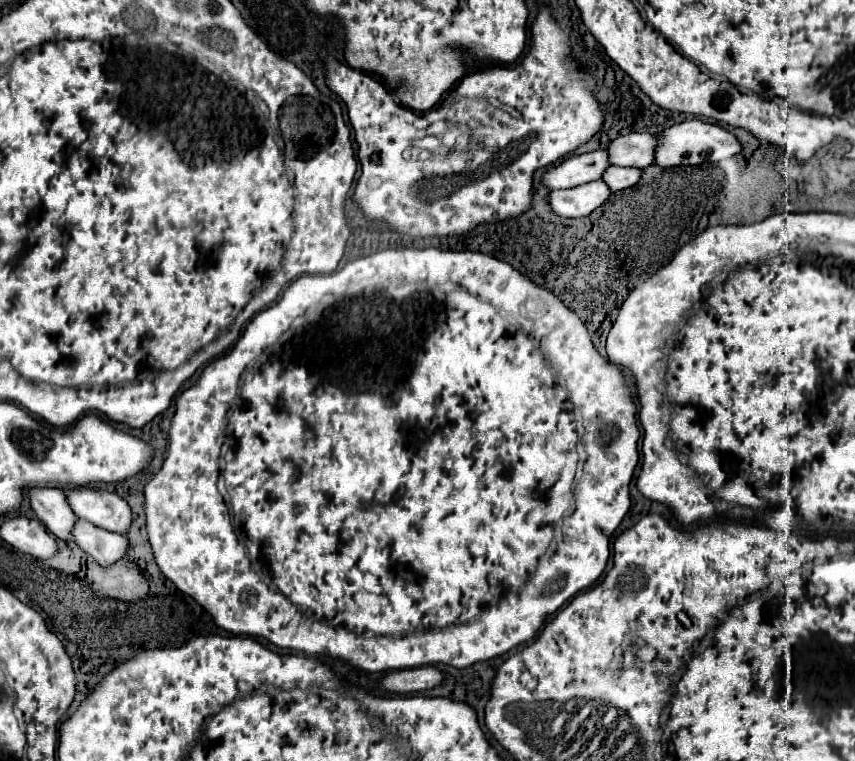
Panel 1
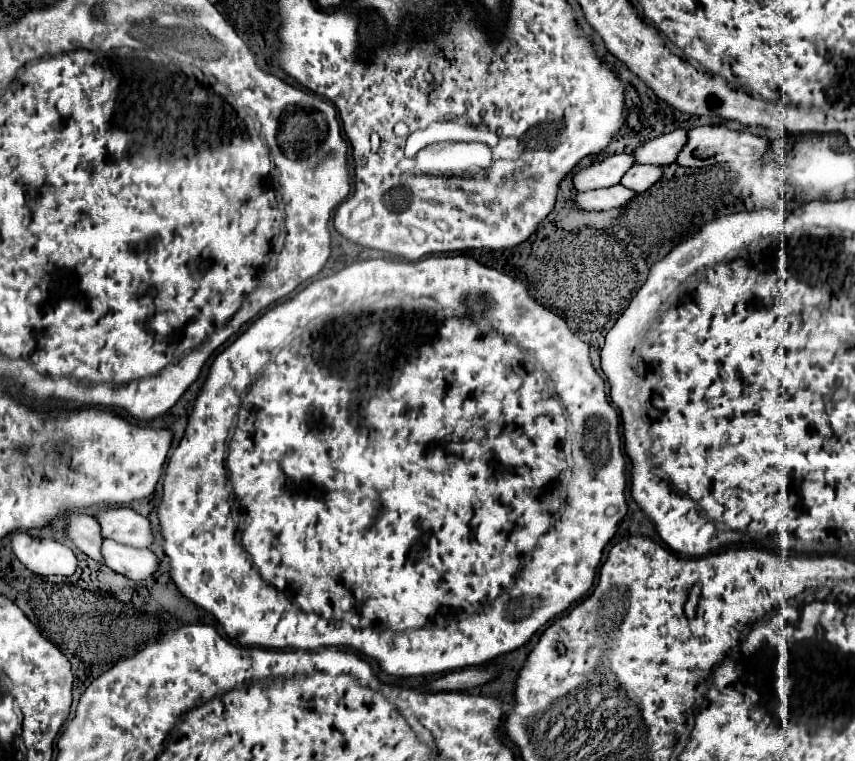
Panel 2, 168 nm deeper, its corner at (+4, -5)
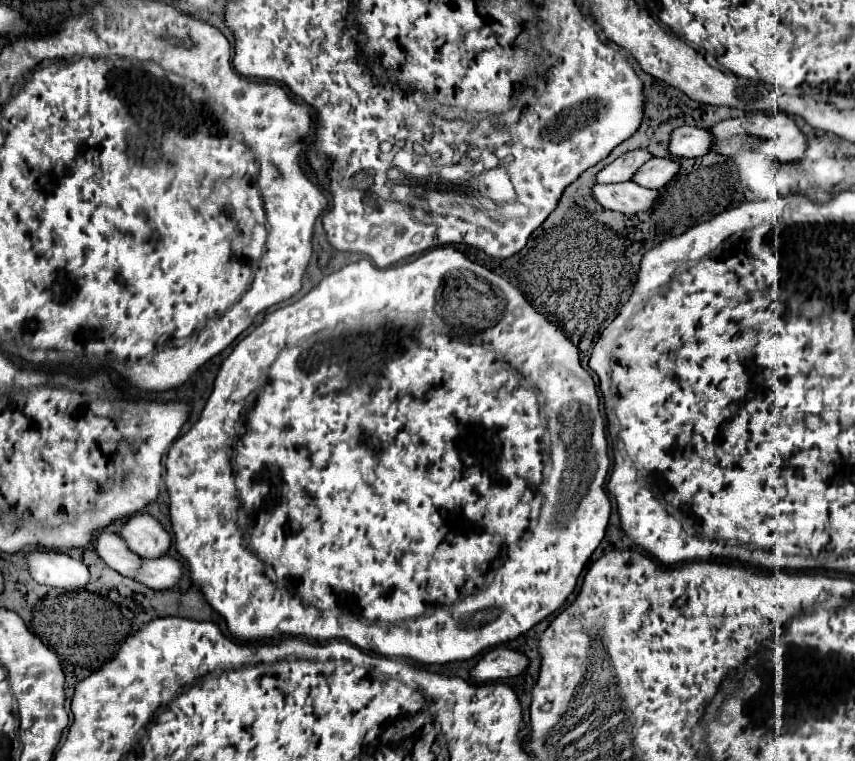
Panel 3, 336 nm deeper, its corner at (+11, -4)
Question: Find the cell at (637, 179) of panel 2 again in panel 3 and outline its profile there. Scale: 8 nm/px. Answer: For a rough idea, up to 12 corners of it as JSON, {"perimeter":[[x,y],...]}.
{"perimeter":[[653,158],[633,182],[663,188],[679,174],[679,162]]}

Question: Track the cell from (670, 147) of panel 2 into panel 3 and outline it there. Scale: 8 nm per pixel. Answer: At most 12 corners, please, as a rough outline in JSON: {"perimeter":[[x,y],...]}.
{"perimeter":[[695,126],[671,134],[675,158],[695,158],[713,146],[713,134]]}

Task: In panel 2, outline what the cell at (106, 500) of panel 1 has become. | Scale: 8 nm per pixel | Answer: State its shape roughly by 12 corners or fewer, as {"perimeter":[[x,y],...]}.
{"perimeter":[[130,507],[94,515],[102,537],[148,547],[150,521]]}

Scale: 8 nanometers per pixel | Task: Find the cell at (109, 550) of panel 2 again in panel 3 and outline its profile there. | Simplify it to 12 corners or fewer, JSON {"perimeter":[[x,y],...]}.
{"perimeter":[[169,556],[143,560],[135,580],[169,590],[183,576]]}

